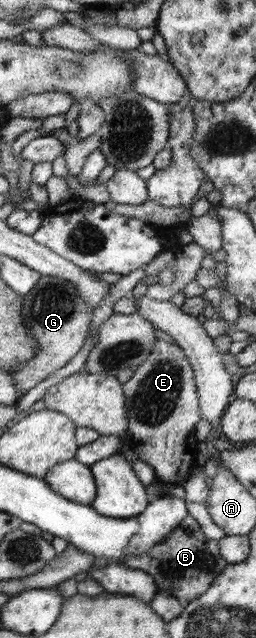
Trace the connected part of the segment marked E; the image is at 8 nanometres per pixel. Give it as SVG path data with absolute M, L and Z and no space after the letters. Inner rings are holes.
M158 339L157 346L151 350L147 360L122 385L122 389L134 453L138 455L138 459L154 469L158 481L183 486L191 476L192 468L196 466L199 441L195 437L195 428L202 420L194 370L187 360L185 351L178 344Z

